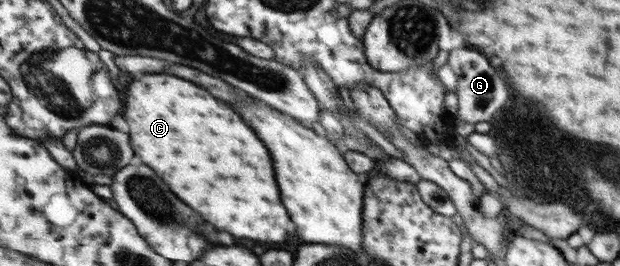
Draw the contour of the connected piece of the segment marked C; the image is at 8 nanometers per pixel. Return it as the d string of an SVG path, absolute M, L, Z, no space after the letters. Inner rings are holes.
M147 74L127 88L125 120L131 128L129 136L135 154L147 166L153 166L189 206L197 206L213 226L221 226L221 230L237 238L259 242L283 242L293 230L289 214L279 200L269 150L229 104L217 100L205 88L167 74Z

